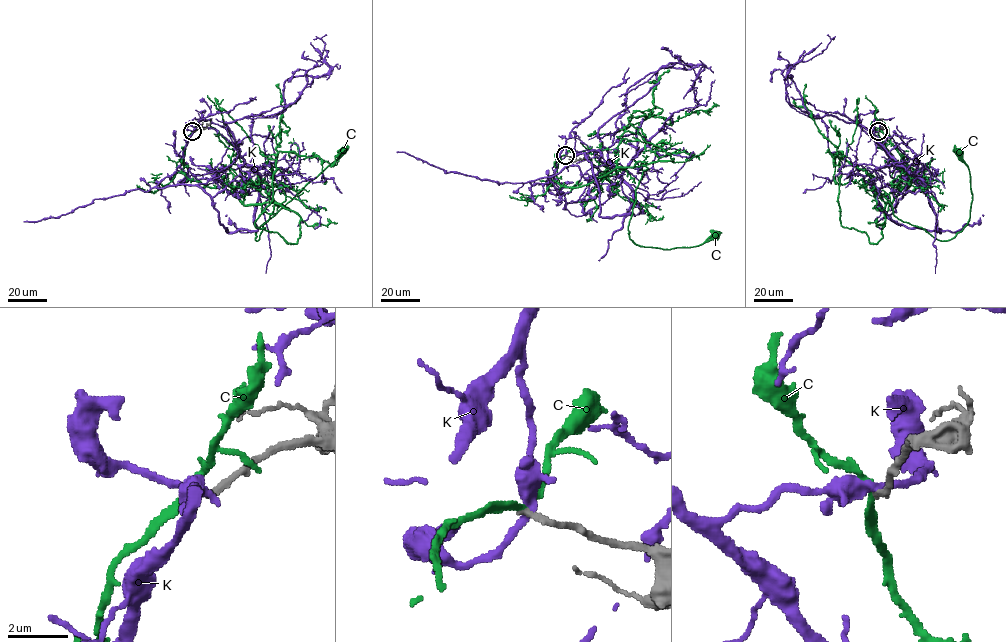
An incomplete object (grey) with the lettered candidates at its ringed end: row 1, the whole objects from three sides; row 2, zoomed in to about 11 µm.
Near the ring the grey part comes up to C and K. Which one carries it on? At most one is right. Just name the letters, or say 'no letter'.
C

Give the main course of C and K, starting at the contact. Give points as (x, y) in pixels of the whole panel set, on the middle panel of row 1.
C: (565, 155), (555, 181), (563, 186), (647, 168), (628, 228), (637, 245), (698, 246), (715, 236)
K: (565, 155), (529, 182), (608, 148), (626, 90), (679, 59), (696, 78), (686, 111)

